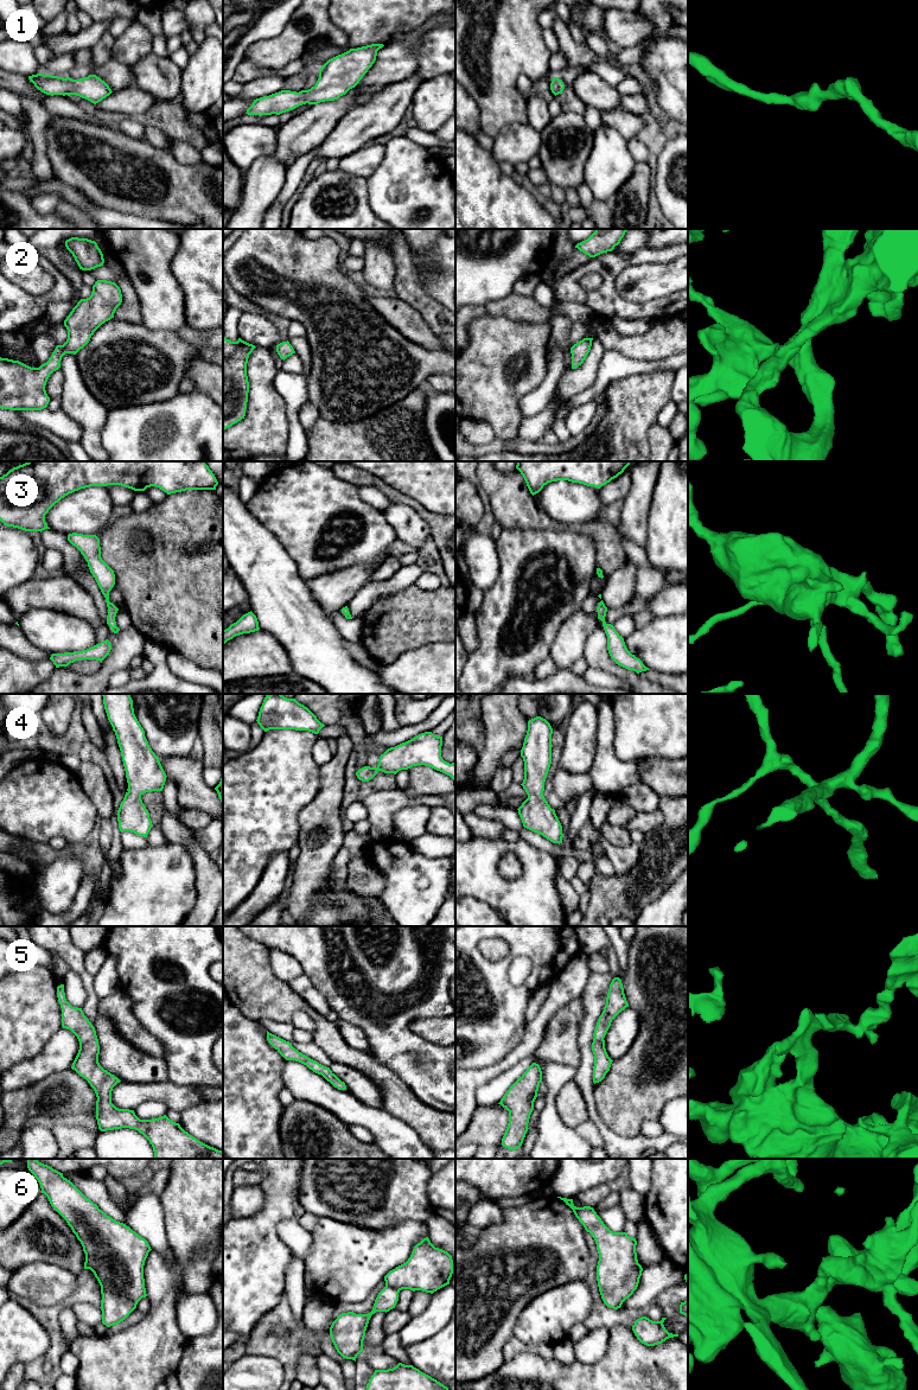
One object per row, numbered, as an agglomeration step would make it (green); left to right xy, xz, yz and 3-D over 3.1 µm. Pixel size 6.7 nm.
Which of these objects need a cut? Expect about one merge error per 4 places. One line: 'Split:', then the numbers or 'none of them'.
Split: none of them

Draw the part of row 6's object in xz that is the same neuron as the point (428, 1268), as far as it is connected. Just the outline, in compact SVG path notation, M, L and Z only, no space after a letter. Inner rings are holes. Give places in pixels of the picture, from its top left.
M428 1237L417 1243L408 1261L385 1276L385 1287L378 1293L374 1308L368 1314L342 1313L332 1322L330 1335L337 1352L356 1362L363 1351L363 1340L369 1320L376 1312L389 1312L399 1301L402 1289L422 1290L433 1294L450 1284L453 1274L452 1256L435 1248Z

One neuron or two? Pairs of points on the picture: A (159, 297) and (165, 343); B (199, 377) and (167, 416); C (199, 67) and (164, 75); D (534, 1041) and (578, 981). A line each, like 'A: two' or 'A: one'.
A: two
B: two
C: two
D: one

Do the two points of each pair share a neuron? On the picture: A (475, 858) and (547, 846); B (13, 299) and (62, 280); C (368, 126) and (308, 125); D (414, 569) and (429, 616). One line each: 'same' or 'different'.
A: different
B: same
C: same
D: different

